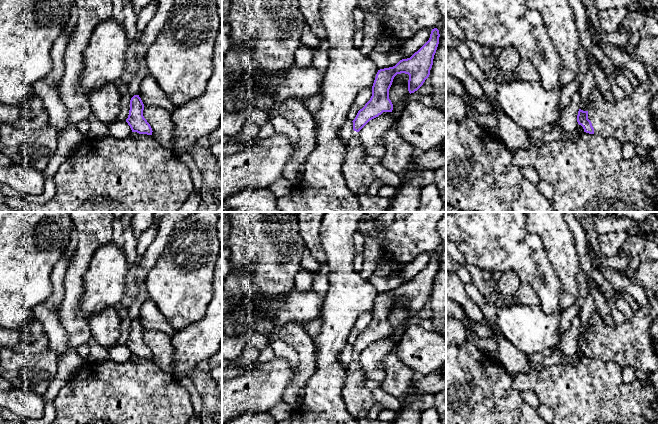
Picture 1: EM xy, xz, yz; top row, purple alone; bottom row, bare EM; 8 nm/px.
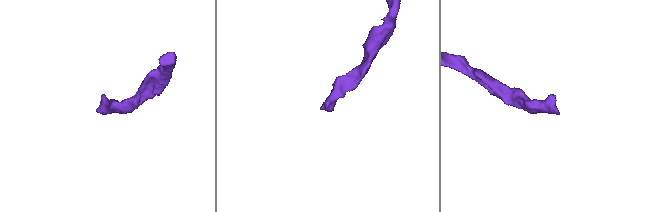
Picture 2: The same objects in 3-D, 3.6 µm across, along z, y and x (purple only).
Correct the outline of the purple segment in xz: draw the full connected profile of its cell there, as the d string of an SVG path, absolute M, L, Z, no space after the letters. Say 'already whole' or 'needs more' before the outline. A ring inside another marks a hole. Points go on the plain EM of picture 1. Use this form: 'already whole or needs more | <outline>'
needs more | M432 253L429 264L410 282L400 284L393 291L378 294L372 310L372 320L352 345L352 359L345 366L346 377L342 398L348 412L356 419L366 418L370 409L375 405L371 391L365 387L367 379L361 367L360 354L383 336L392 336L393 328L389 323L389 313L397 298L409 299L408 315L410 318L423 309L430 299L439 261L439 254Z

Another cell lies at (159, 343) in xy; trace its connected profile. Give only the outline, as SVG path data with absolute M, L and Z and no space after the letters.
M145 329L143 340L152 352L152 361L166 373L174 372L174 350L171 338L163 332Z

